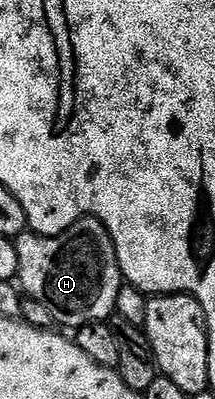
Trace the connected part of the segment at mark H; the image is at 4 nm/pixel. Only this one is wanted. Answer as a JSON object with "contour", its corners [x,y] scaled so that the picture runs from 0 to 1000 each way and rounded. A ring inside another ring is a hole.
{"contour":[[[442,544],[363,546],[279,589],[191,594],[126,579],[74,596],[84,619],[79,712],[126,747],[186,759],[256,807],[288,815],[405,815],[535,792],[544,744],[577,717],[549,677],[549,644],[502,579]]]}

